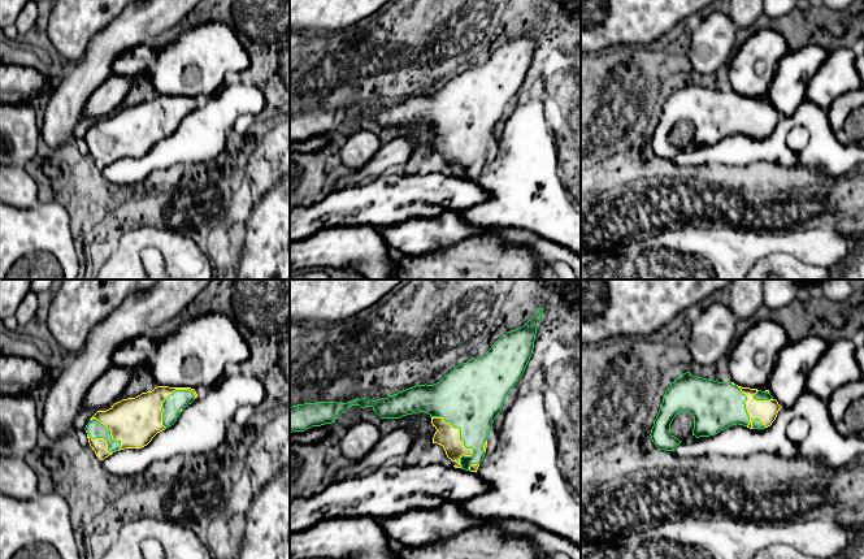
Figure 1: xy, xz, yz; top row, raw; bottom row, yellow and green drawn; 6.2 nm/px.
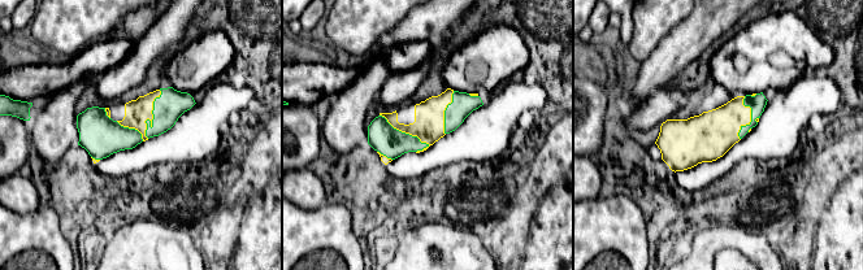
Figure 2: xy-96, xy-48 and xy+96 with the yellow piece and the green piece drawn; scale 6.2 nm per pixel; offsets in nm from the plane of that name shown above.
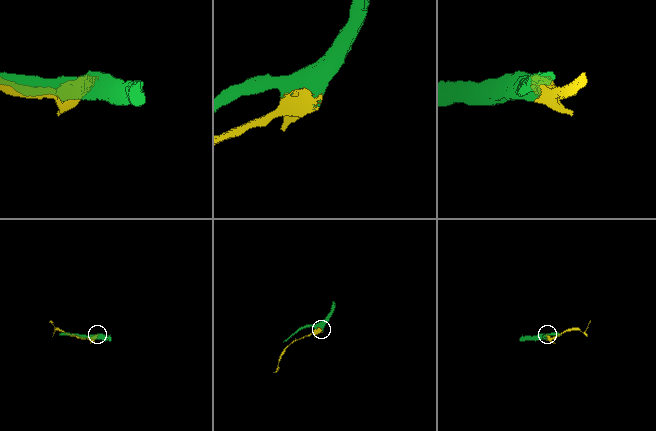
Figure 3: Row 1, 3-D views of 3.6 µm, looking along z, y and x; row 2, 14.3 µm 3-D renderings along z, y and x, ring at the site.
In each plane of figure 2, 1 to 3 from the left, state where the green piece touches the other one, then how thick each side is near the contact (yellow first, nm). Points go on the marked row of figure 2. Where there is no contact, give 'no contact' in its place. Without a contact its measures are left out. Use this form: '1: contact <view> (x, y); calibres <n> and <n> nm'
1: contact xy-96 (152, 116); calibres 160 and 180 nm
2: contact xy-48 (404, 131); calibres 190 and 180 nm
3: contact xy+96 (750, 118); calibres 280 and 100 nm

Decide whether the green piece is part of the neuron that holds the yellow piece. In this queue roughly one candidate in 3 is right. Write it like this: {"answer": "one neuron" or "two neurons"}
{"answer": "one neuron"}

